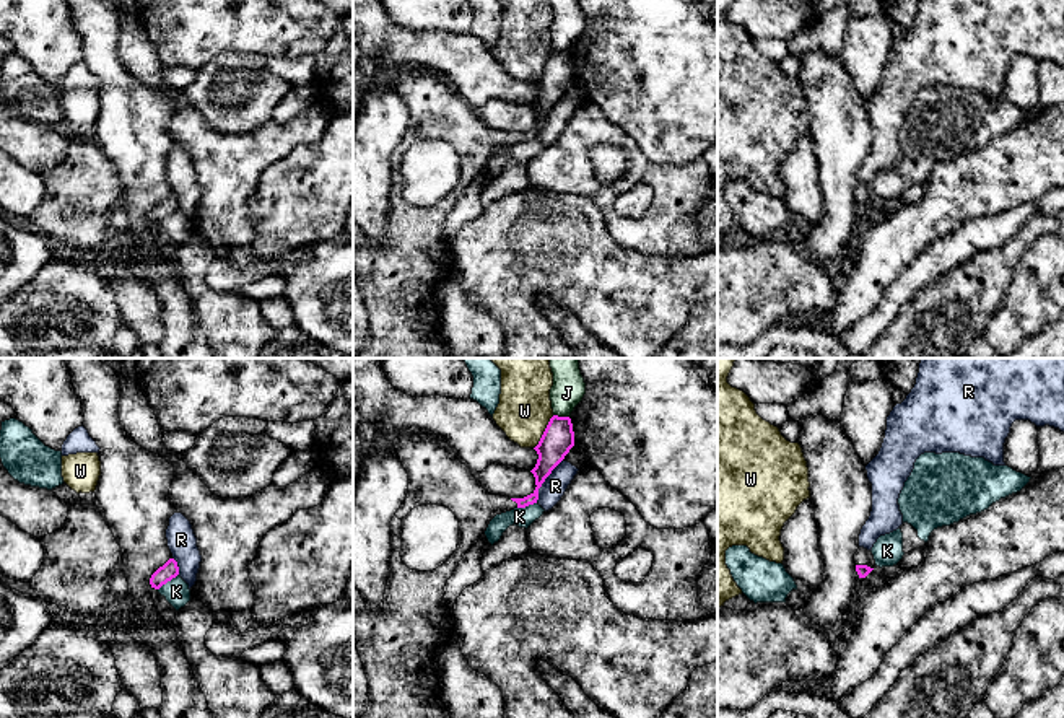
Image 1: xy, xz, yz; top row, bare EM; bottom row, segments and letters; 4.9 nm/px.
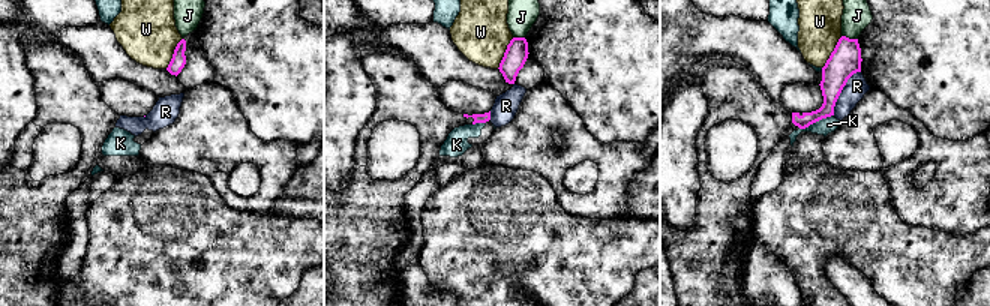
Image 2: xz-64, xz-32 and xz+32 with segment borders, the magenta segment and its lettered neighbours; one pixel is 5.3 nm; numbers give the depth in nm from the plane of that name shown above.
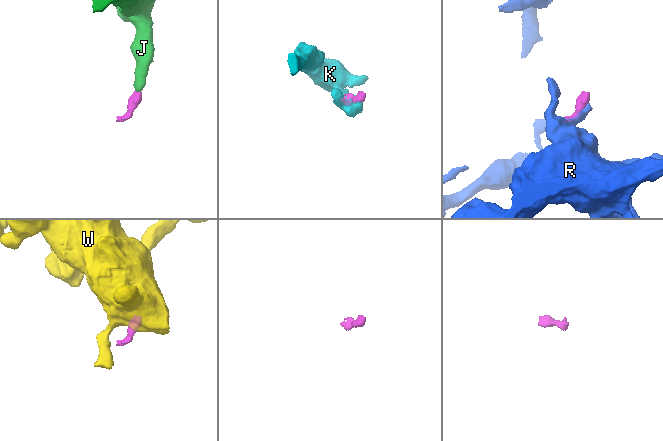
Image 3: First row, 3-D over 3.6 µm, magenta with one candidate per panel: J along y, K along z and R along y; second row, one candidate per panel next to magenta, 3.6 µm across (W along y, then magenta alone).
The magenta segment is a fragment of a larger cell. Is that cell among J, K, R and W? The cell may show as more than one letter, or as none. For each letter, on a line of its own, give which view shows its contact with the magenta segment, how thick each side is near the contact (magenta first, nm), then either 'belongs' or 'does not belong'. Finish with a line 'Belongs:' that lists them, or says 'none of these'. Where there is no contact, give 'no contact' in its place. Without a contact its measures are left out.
J: contact in xz; calibres 160 and 160 nm; does not belong
K: contact in xy; calibres 90 and 130 nm; does not belong
R: contact in xz; calibres 160 and 120 nm; does not belong
W: contact in xz; calibres 160 and 260 nm; does not belong
Belongs: none of these

